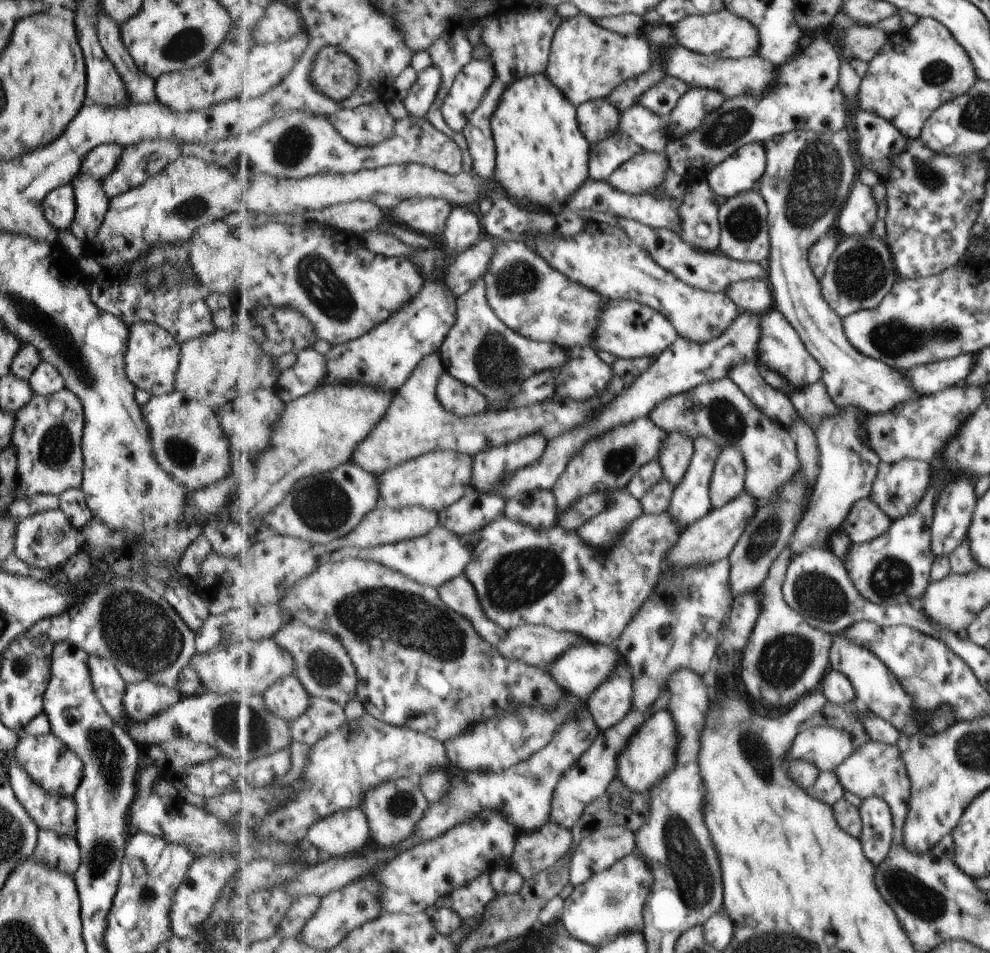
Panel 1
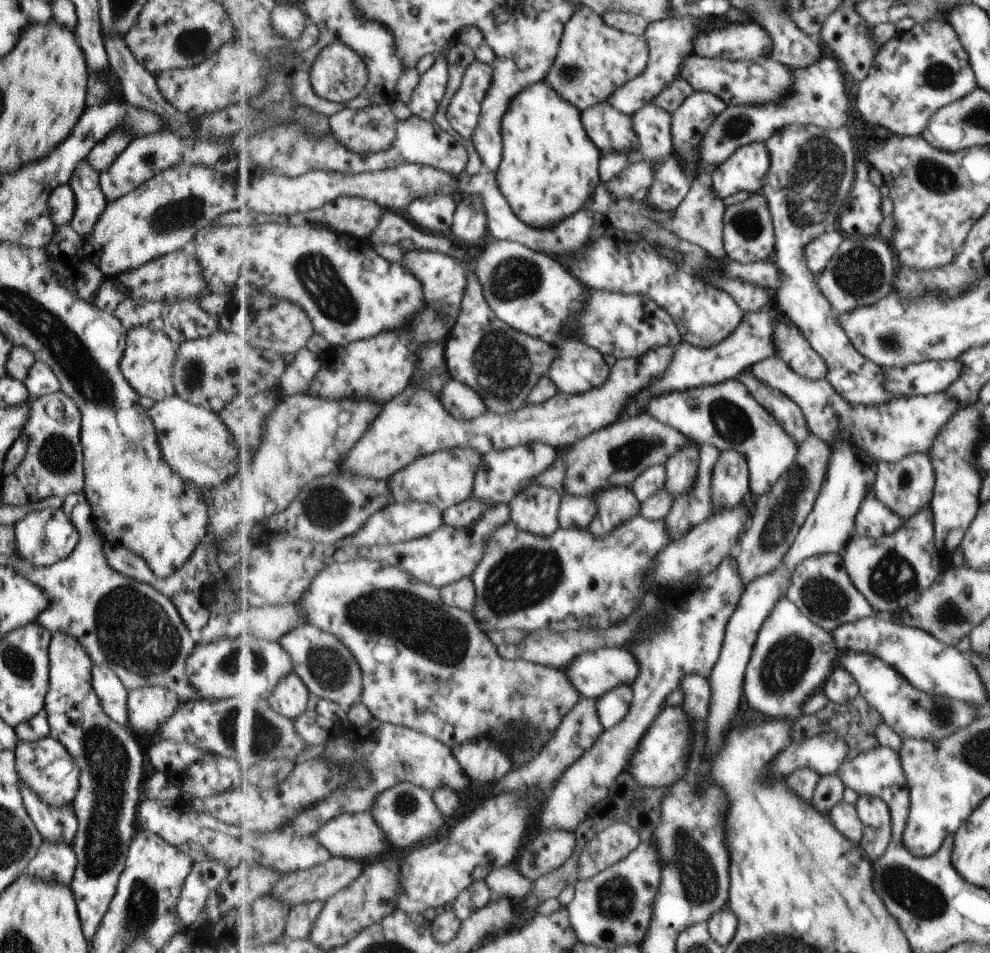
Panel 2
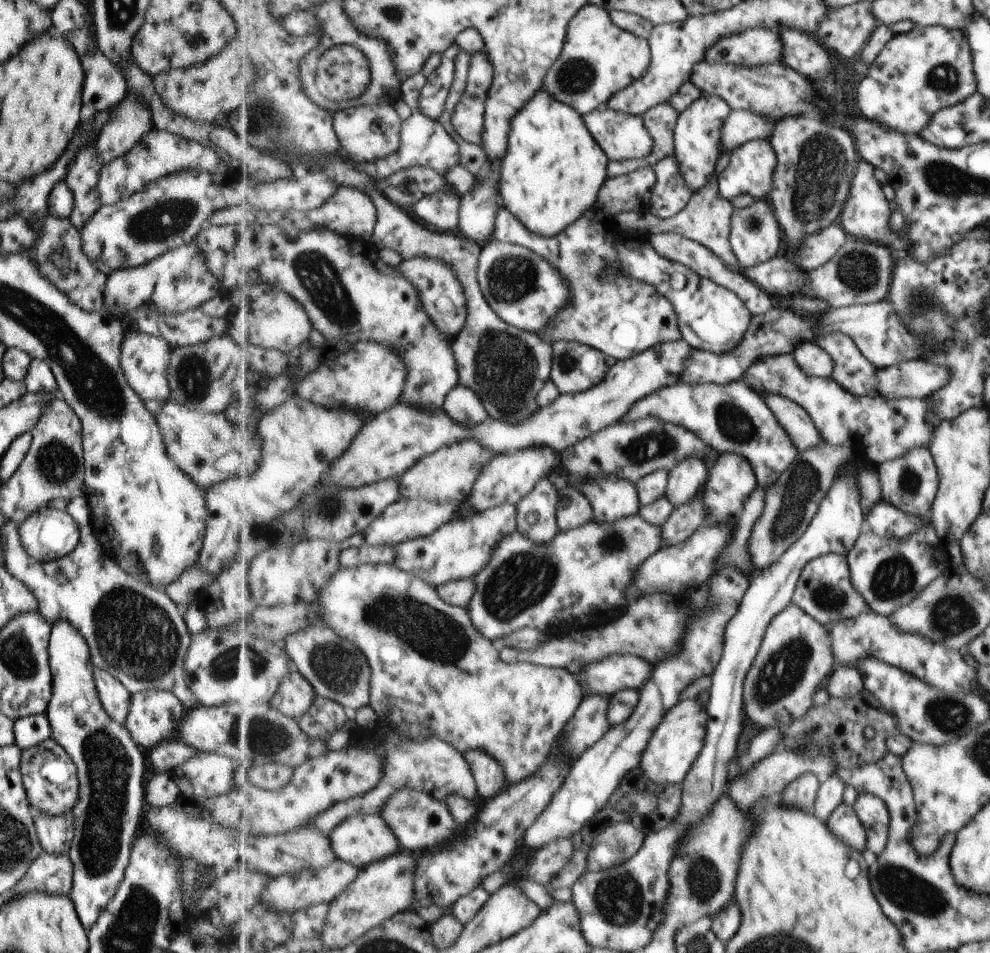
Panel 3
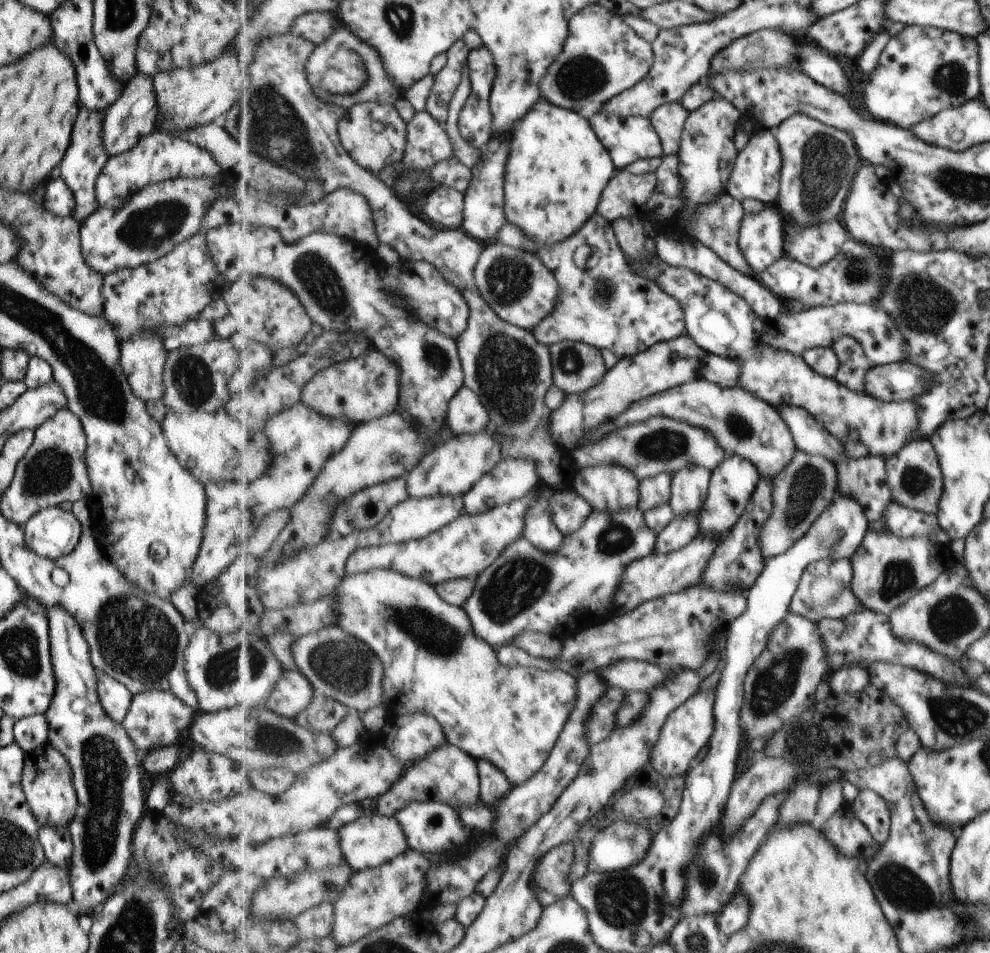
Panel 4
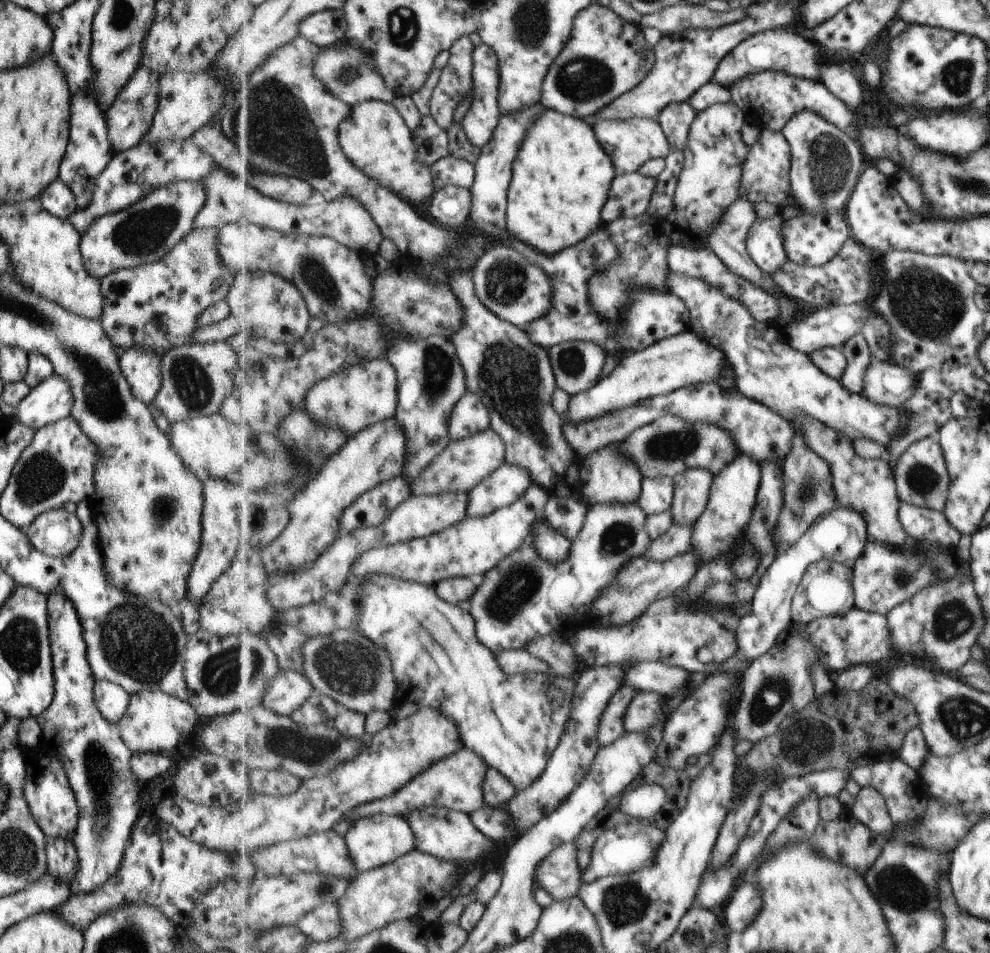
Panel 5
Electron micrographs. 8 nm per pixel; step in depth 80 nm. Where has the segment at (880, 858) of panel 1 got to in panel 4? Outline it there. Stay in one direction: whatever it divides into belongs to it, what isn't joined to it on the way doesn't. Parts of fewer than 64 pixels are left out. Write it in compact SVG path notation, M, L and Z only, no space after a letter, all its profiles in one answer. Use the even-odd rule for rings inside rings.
M863 788L850 804L857 818L869 829L874 839L883 846L890 838L892 814L883 796L875 789Z

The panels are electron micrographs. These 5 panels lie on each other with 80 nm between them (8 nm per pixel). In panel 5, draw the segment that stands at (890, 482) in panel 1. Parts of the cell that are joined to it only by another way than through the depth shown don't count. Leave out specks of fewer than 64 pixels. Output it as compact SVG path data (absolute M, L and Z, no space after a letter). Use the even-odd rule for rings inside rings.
M936 436L926 437L916 441L903 452L897 466L892 468L897 494L902 503L913 507L923 507L927 510L942 512L949 497L950 476L946 470L945 458Z

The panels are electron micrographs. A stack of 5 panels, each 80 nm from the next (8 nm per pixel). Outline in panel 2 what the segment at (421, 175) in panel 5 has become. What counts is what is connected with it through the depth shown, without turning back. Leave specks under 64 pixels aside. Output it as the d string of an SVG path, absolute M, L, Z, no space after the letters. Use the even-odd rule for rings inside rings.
M389 104L374 105L363 109L346 108L330 118L332 132L353 152L357 154L371 154L389 150L398 136L398 116Z

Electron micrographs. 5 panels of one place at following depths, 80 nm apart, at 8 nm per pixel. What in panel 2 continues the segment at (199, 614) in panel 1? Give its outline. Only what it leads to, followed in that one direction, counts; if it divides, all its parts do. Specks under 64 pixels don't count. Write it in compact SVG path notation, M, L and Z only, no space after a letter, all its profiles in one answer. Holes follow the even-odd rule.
M177 592L171 596L171 604L183 622L194 643L199 640L201 628L208 620L208 611L202 604L202 596L191 592Z

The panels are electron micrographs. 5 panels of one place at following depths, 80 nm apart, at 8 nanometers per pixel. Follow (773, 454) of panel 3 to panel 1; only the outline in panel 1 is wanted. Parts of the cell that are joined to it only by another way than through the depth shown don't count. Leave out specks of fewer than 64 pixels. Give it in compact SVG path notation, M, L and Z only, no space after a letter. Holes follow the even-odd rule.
M729 377L701 384L698 388L685 392L683 395L663 400L663 403L651 412L650 418L655 422L655 425L665 431L677 430L677 432L686 433L693 439L699 436L707 436L717 442L721 449L727 446L735 446L746 457L746 493L753 496L759 504L769 504L769 500L775 498L775 492L781 486L785 486L789 480L793 480L797 472L801 472L801 458L791 431L786 429L781 422L772 420L765 412L761 412L749 400L749 396Z

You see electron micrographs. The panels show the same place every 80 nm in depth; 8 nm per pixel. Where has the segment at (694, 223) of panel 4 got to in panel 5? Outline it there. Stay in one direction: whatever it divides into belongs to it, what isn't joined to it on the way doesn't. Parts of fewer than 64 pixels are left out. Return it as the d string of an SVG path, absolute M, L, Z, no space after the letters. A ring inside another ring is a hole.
M740 197L735 204L731 204L731 207L727 208L727 213L723 216L721 222L719 222L718 228L715 228L715 231L711 232L711 236L707 238L707 246L721 258L722 262L725 262L725 265L729 270L733 270L735 274L739 274L739 276L743 276L743 278L755 282L755 284L761 286L761 288L765 288L767 292L775 294L777 300L779 300L779 305L783 308L777 325L787 326L787 324L793 322L796 317L801 317L801 314L798 312L799 306L797 306L797 302L794 299L789 298L787 294L783 294L781 288L777 288L775 280L771 278L771 275L763 272L763 270L753 262L753 258L751 258L747 250L747 236L749 236L751 226L755 224L757 218L753 204L749 200Z

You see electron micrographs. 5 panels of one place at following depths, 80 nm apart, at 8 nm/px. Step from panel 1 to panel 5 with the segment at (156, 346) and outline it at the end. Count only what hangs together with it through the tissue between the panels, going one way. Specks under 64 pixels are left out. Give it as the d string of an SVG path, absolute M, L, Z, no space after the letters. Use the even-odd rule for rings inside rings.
M151 348L119 351L118 366L131 395L143 404L151 403L161 382L160 357Z

